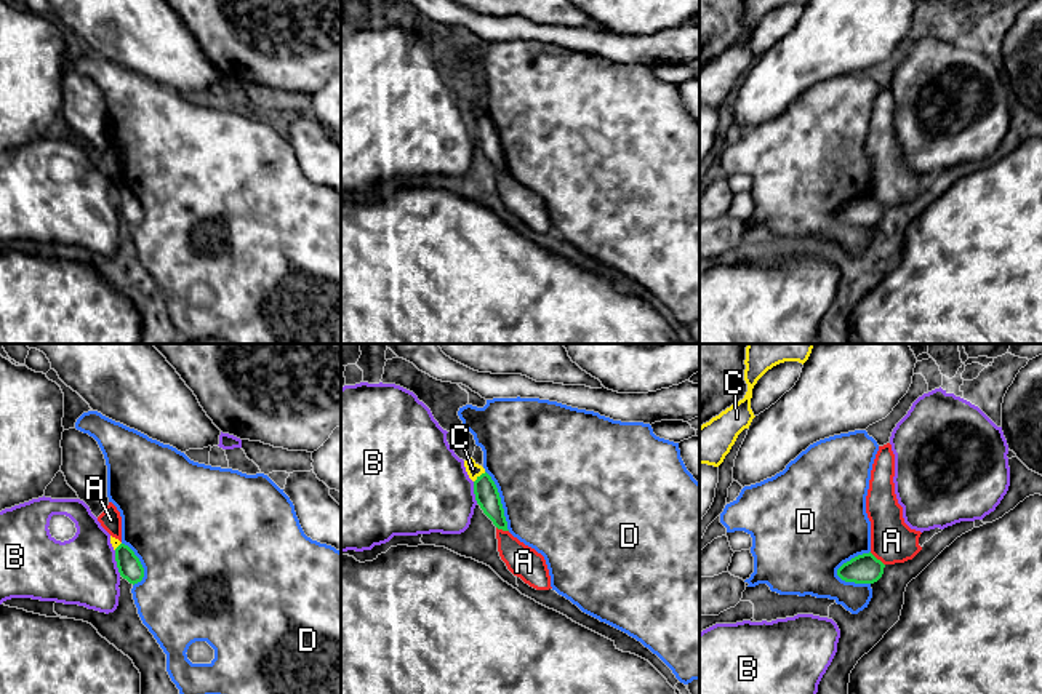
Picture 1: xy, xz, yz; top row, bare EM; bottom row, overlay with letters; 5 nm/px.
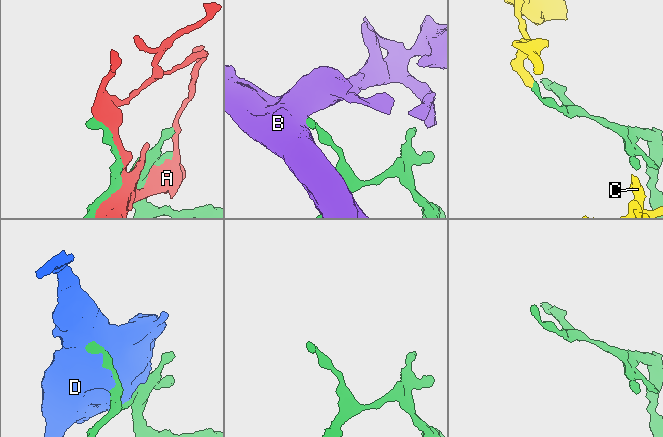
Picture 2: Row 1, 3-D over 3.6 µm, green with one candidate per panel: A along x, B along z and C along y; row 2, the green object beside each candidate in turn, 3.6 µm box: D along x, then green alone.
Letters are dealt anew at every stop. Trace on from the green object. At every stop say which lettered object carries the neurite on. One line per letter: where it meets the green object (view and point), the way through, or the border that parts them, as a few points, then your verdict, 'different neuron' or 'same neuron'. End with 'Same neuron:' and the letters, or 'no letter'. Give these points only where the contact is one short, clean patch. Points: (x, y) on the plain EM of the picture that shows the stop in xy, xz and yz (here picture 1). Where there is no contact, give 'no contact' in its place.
A: contact yz (876, 200); different neuron
B: contact xy (117, 205); border xy (114, 192), (114, 202), (120, 216); different neuron
C: contact xz (479, 119); border xz (485, 114), (474, 123); different neuron
D: contact yz (852, 200); different neuron
Same neuron: no letter

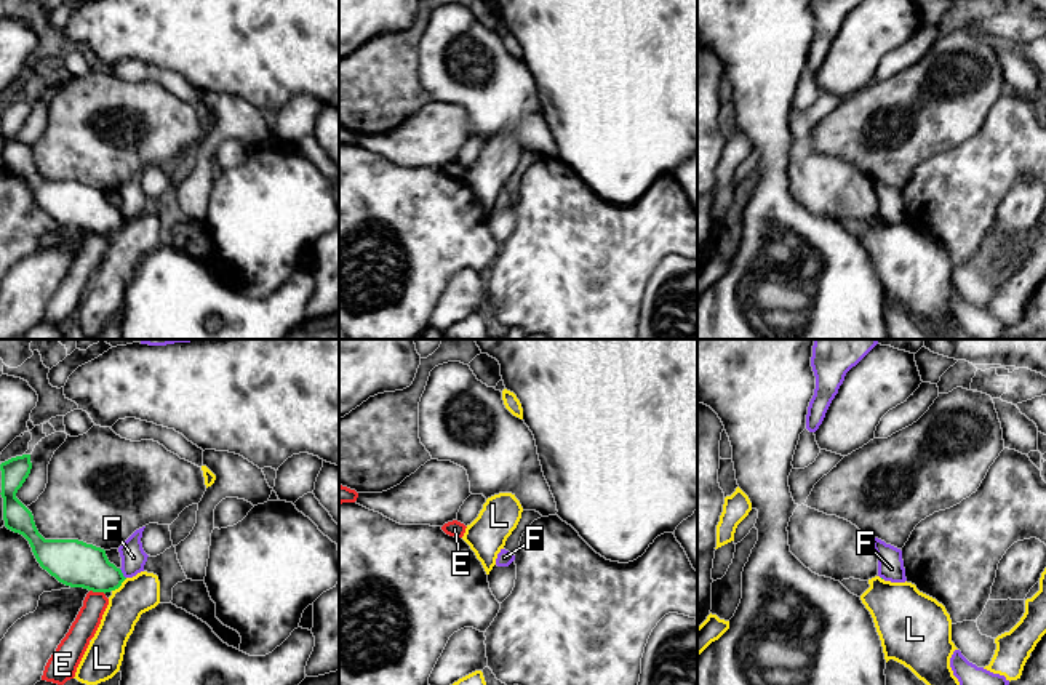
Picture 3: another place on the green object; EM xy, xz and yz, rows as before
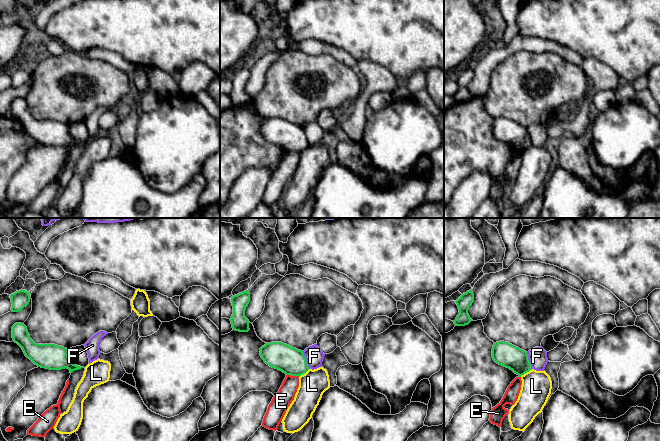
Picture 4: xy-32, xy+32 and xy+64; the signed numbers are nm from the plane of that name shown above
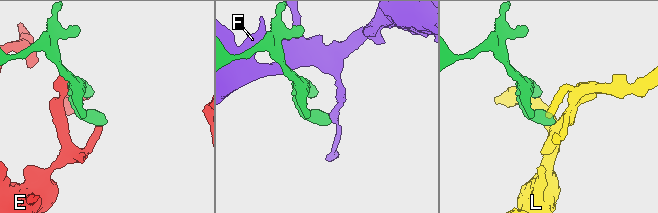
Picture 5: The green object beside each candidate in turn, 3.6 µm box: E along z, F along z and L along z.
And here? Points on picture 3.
E: contact xy (98, 232); different neuron
F: contact xy (122, 215); different neuron
L: contact xy (119, 228); border xy (127, 220), (112, 232); different neuron
Same neuron: no letter

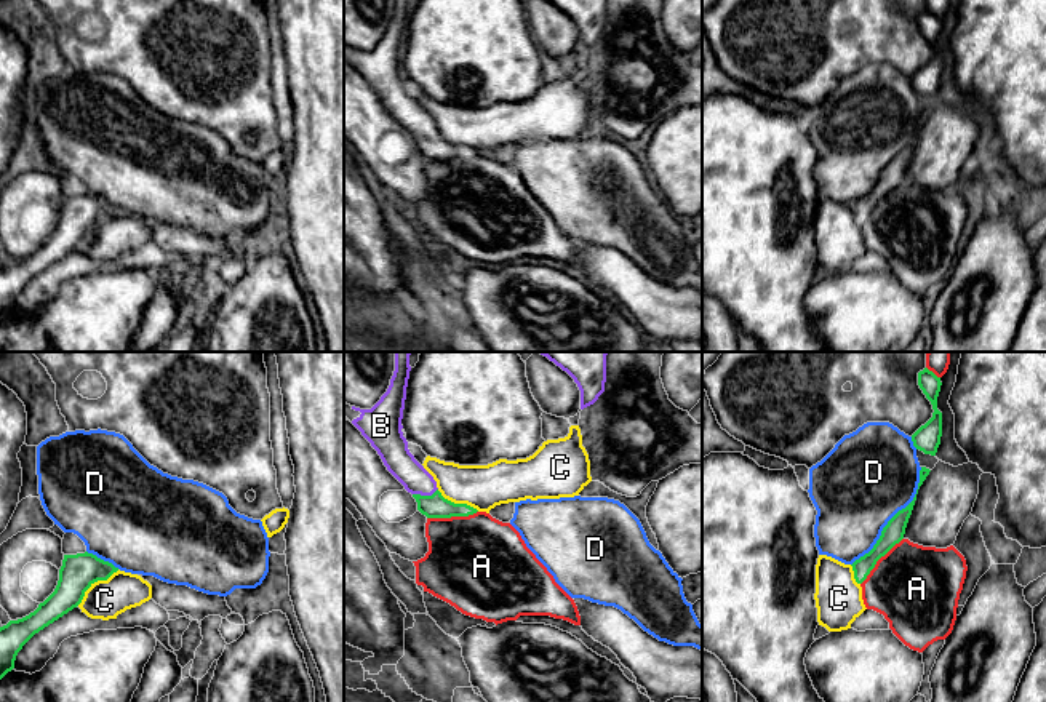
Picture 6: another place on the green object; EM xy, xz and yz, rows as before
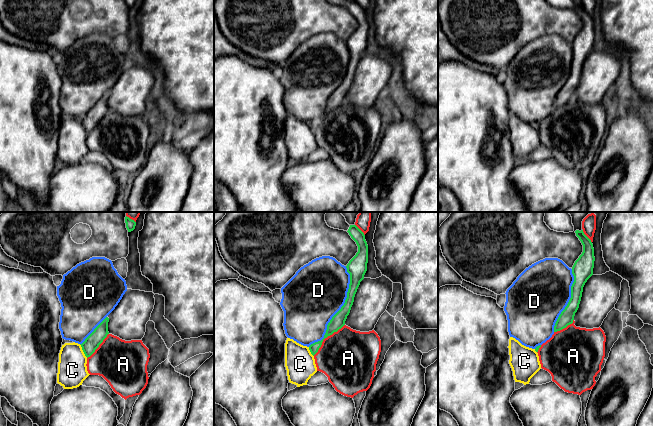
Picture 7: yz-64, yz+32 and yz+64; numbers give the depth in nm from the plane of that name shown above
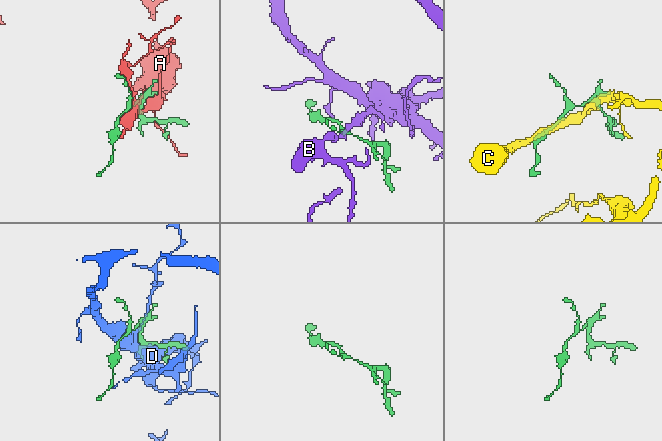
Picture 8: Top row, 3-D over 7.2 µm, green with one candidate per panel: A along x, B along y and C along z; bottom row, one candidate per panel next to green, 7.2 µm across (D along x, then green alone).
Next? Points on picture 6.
A: contact xz (451, 157); different neuron
B: contact xz (424, 138); way xz (435, 147), (424, 138), (424, 130), (400, 104); same neuron
C: contact xy (95, 223); different neuron
D: contact yz (893, 159); different neuron
Same neuron: B

